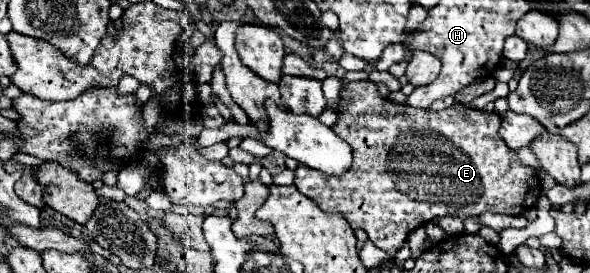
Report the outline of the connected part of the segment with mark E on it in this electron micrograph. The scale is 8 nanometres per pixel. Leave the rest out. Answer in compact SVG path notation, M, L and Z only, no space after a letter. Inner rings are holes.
M370 80L348 82L340 90L338 120L332 130L352 146L352 166L340 176L326 176L320 170L298 164L296 188L300 188L304 196L318 202L322 210L340 212L354 230L366 230L374 246L384 250L388 256L394 256L398 248L402 248L410 230L430 222L432 218L436 218L436 214L478 216L482 212L498 212L518 216L524 214L526 208L536 204L536 198L540 194L540 178L536 170L520 164L516 154L502 142L498 134L480 132L484 126L482 118L478 118L476 122L468 120L468 116L452 120L448 117L447 110L435 113L412 106L404 106L404 110L406 112L396 114L396 102L384 98L378 92L376 84L372 84Z

